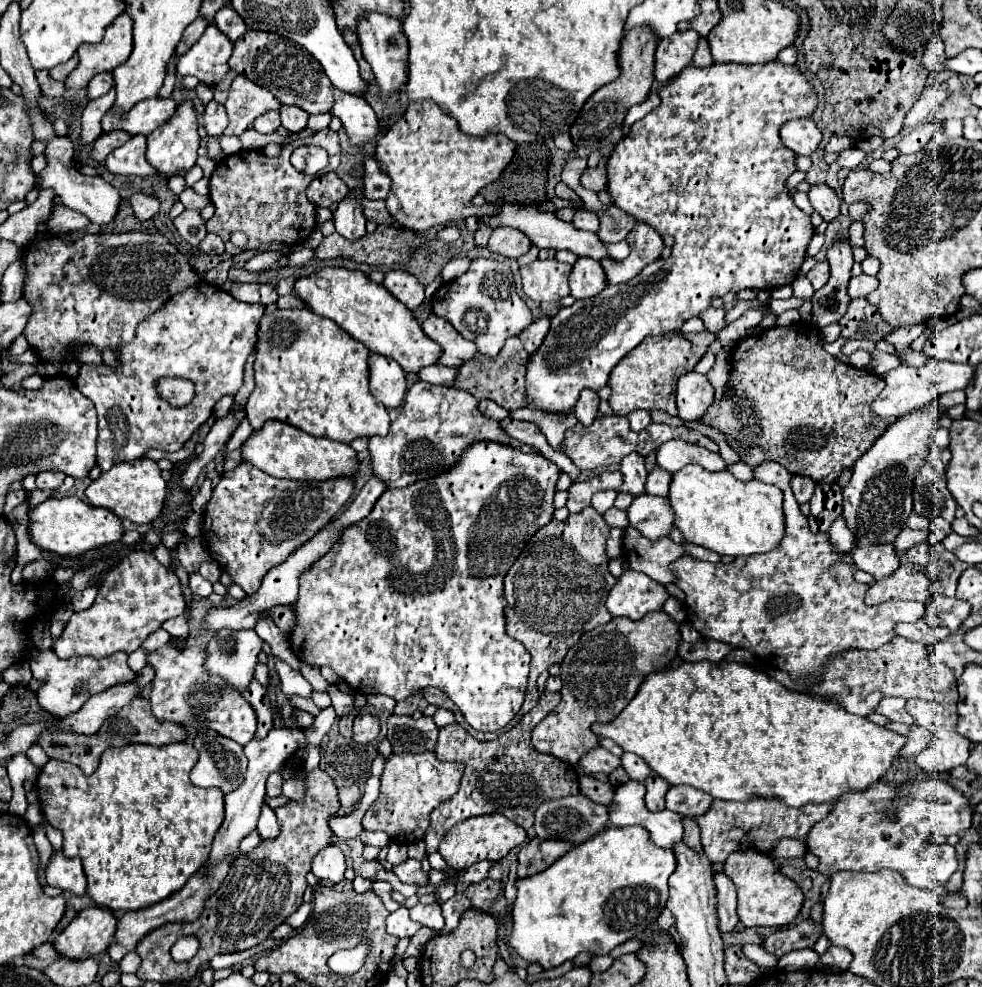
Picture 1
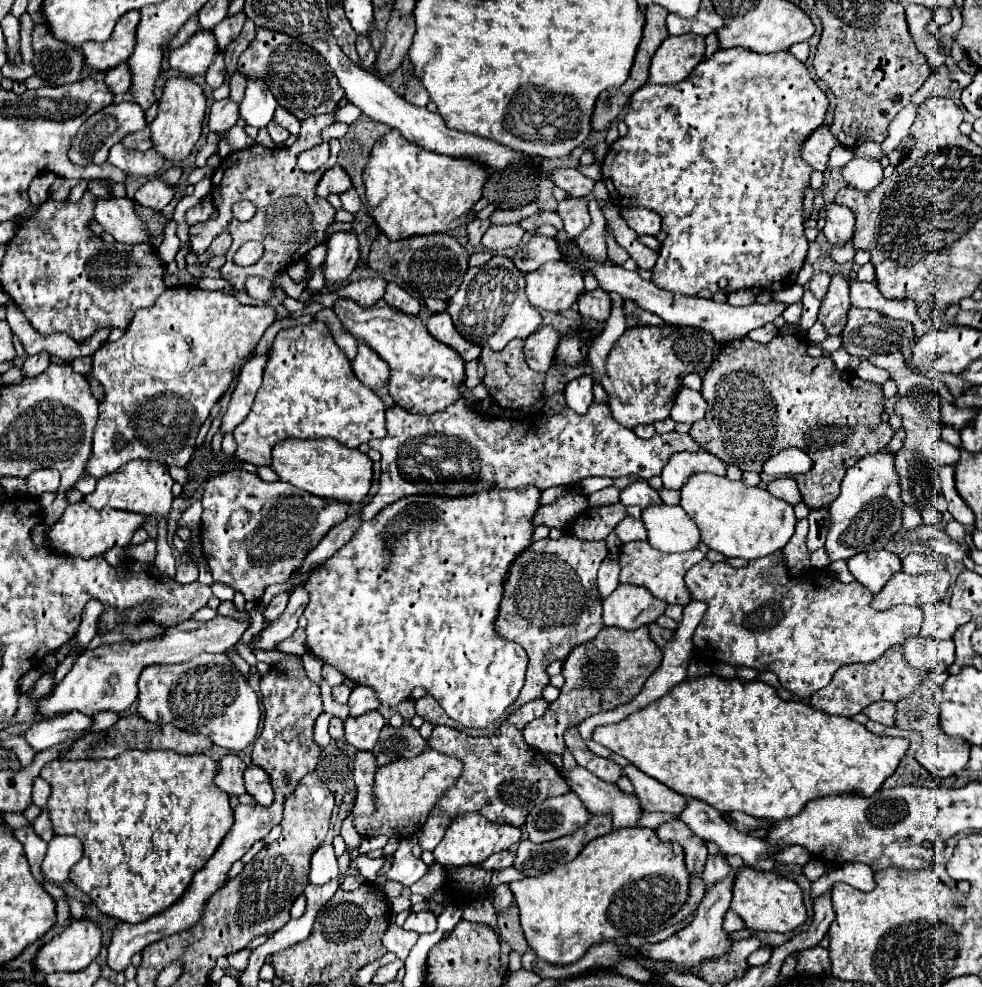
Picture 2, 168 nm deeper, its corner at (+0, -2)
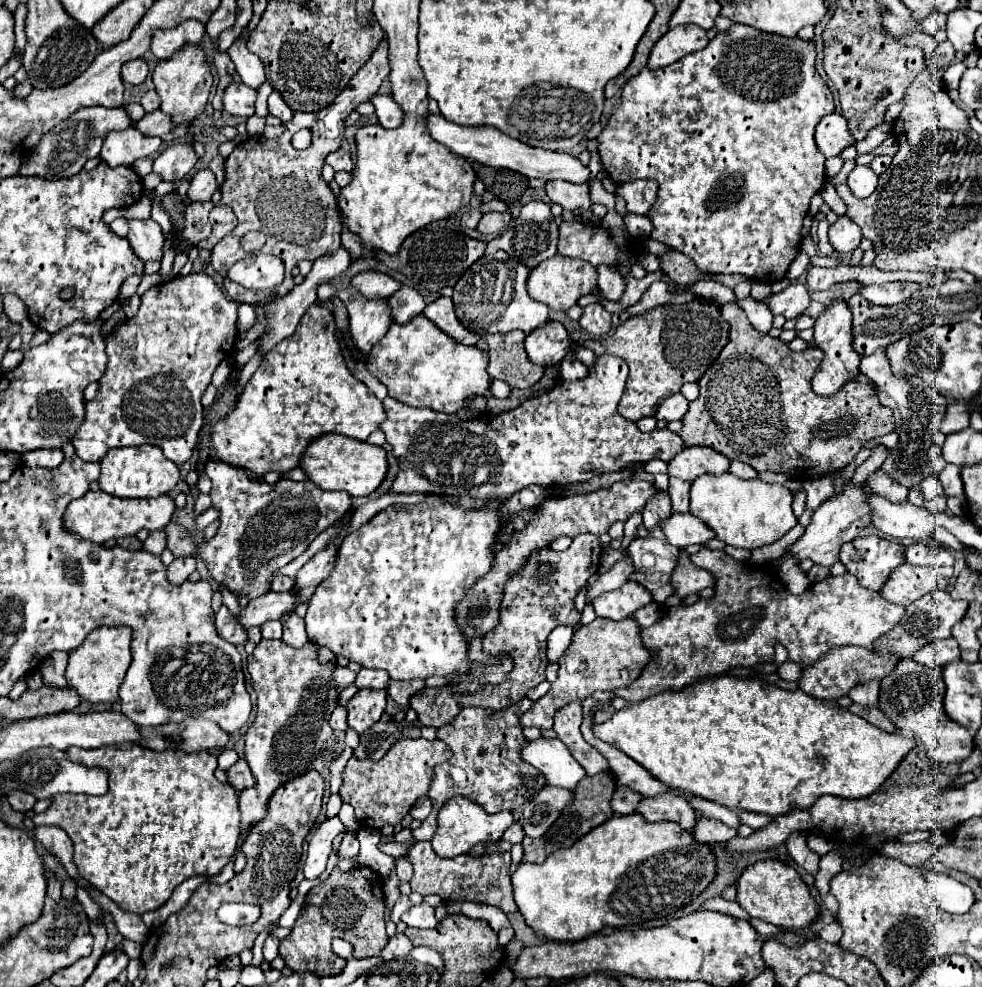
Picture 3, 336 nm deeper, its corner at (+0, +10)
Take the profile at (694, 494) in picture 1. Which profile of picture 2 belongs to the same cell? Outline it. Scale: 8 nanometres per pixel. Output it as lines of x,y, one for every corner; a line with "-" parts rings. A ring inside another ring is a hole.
694,474
686,486
680,490
680,506
684,508
684,512
696,522
696,526
700,528
702,540
708,548
722,552
726,558
744,558
744,560
756,560
756,558
764,558
770,556
778,550
782,550
786,546
786,542
790,540
790,536
794,534
794,526
796,526
796,516
794,516
794,508
792,504
772,496
768,490
762,488
750,488
744,482
734,482
726,476
716,476
716,474

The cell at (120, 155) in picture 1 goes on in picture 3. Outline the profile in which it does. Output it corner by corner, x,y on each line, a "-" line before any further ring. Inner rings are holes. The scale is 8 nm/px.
130,126
128,130
122,130
122,132
110,132
104,140
100,156
112,168
132,166
138,158
146,158
158,152
160,144
162,144
160,138
144,136

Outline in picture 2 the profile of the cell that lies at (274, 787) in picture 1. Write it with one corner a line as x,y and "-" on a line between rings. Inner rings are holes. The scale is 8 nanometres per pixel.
250,764
244,770
244,786
246,786
246,794
250,794
258,804
262,804
262,806
272,804
274,792
272,792
272,786
270,786
268,774
262,768

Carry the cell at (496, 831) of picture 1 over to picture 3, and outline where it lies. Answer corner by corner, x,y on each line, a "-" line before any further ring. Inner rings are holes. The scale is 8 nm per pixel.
454,796
438,812
438,828
436,828
434,838
430,840
430,844
432,844
434,852
440,854
442,858
456,858
460,854
468,854
480,842
500,840
502,834
506,832
506,828
510,828
512,824
514,824
512,812
488,814
476,802
472,802
468,798
462,798
462,796

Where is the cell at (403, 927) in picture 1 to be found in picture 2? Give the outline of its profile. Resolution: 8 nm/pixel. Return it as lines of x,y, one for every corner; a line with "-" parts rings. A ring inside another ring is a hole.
390,924
384,938
382,938
382,944
388,948
388,952
396,954
396,958
406,960
408,952
416,944
416,940
418,940
416,932
408,932
404,928
398,928
396,924

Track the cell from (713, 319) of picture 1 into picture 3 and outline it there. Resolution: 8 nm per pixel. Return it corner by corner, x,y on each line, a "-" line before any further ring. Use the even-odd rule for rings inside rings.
790,284
786,290
766,296
762,302
770,308
770,312
782,314
790,320
794,316
800,316
806,310
810,298
808,298
808,290
802,284

